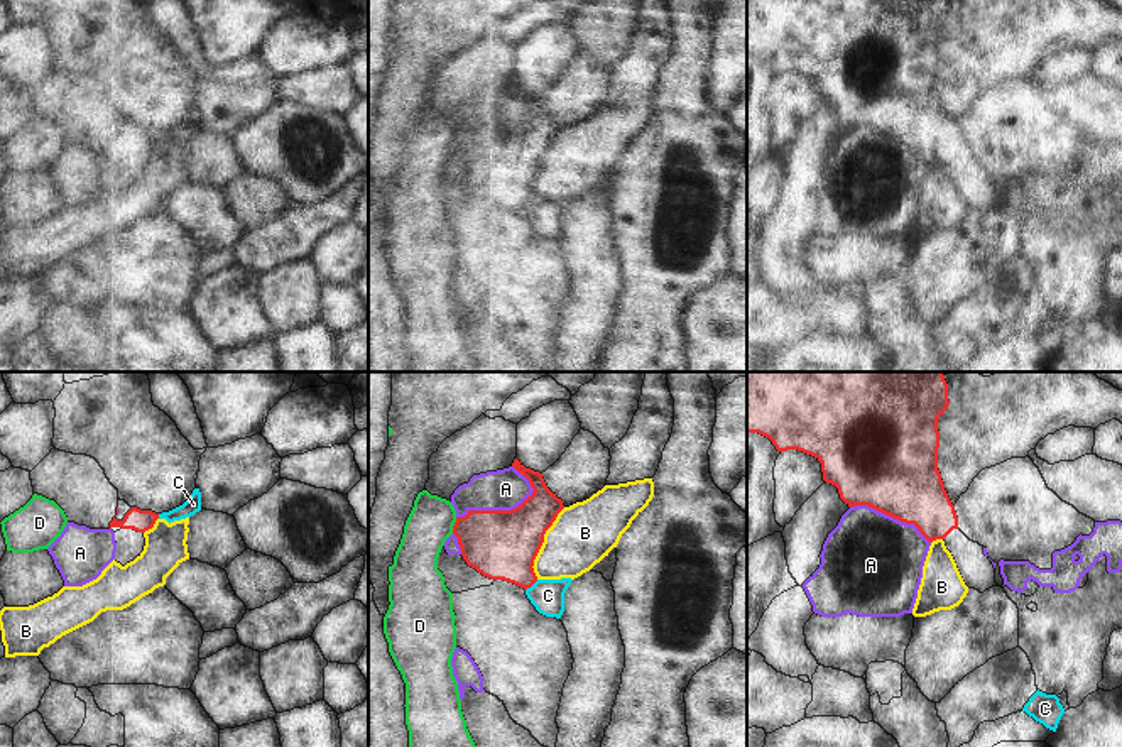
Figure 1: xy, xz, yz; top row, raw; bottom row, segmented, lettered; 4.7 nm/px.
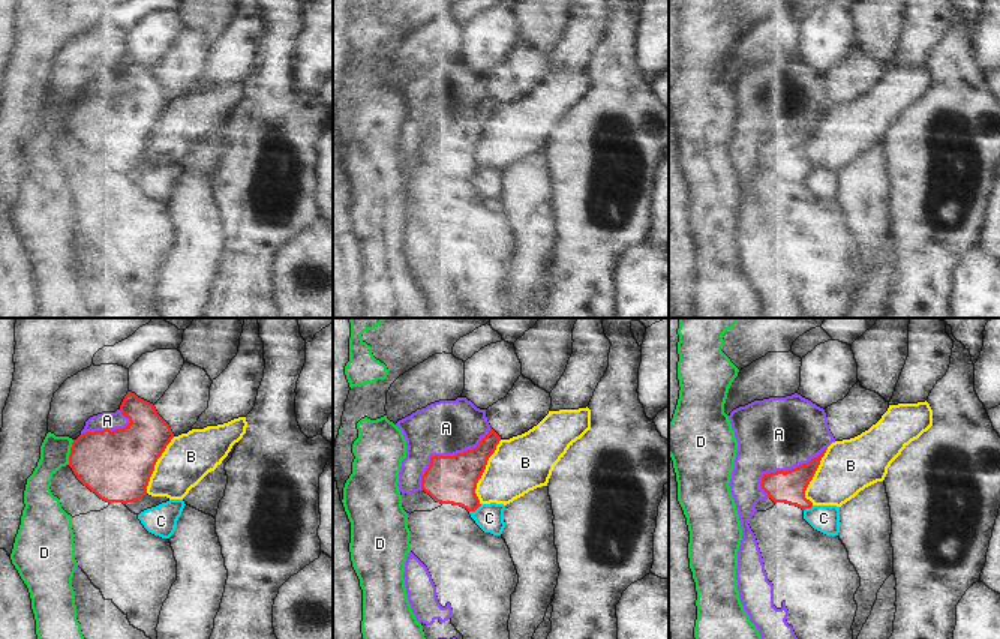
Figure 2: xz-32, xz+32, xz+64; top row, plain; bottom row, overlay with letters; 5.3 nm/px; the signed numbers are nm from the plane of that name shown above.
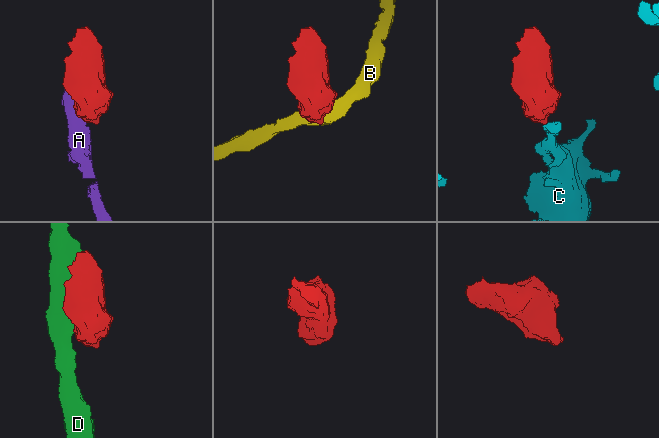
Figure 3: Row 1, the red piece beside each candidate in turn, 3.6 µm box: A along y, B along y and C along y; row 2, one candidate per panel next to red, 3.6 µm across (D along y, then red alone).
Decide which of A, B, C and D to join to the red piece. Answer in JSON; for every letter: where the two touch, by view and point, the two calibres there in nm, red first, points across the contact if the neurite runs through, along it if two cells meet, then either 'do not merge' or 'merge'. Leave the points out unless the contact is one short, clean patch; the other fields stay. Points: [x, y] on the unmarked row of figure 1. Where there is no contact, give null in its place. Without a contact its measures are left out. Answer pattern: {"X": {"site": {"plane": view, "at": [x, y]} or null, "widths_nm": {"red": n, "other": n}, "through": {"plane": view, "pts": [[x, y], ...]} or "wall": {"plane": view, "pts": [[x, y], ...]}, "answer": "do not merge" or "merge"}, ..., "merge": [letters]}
{"A": {"site": {"plane": "xz", "at": [495, 132]}, "widths_nm": {"red": 340, "other": 190}, "answer": "do not merge"}, "B": {"site": {"plane": "xz", "at": [543, 163]}, "widths_nm": {"red": 340, "other": 300}, "wall": {"plane": "xz", "pts": [[565, 129], [544, 156], [533, 188], [536, 200]]}, "answer": "do not merge"}, "C": {"site": {"plane": "xz", "at": [531, 207]}, "widths_nm": {"red": 340, "other": 160}, "wall": {"plane": "xz", "pts": [[538, 201], [526, 212]]}, "answer": "do not merge"}, "D": {"site": {"plane": "xz", "at": [453, 147]}, "widths_nm": {"red": 340, "other": 220}, "wall": {"plane": "xz", "pts": [[457, 139], [452, 154]]}, "answer": "do not merge"}, "merge": []}

